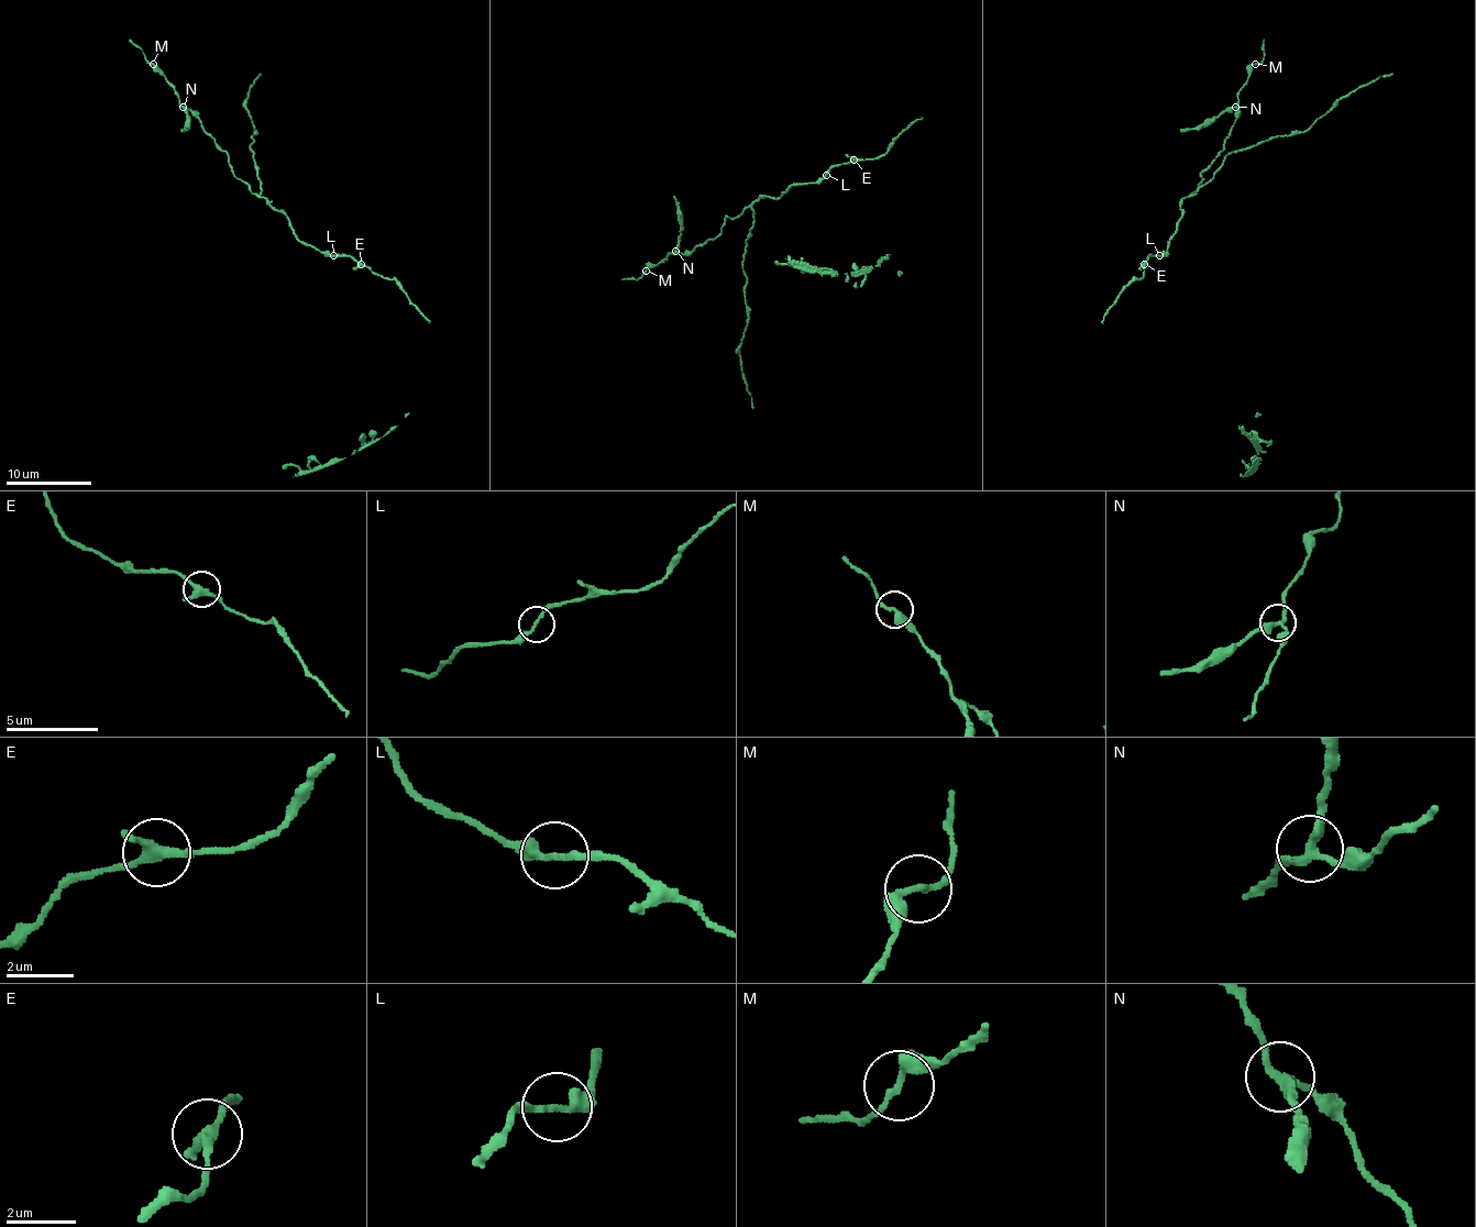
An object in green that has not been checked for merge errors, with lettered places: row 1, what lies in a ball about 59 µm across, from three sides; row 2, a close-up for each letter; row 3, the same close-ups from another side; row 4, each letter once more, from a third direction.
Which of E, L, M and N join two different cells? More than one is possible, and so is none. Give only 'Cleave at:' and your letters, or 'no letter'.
Cleave at: N

